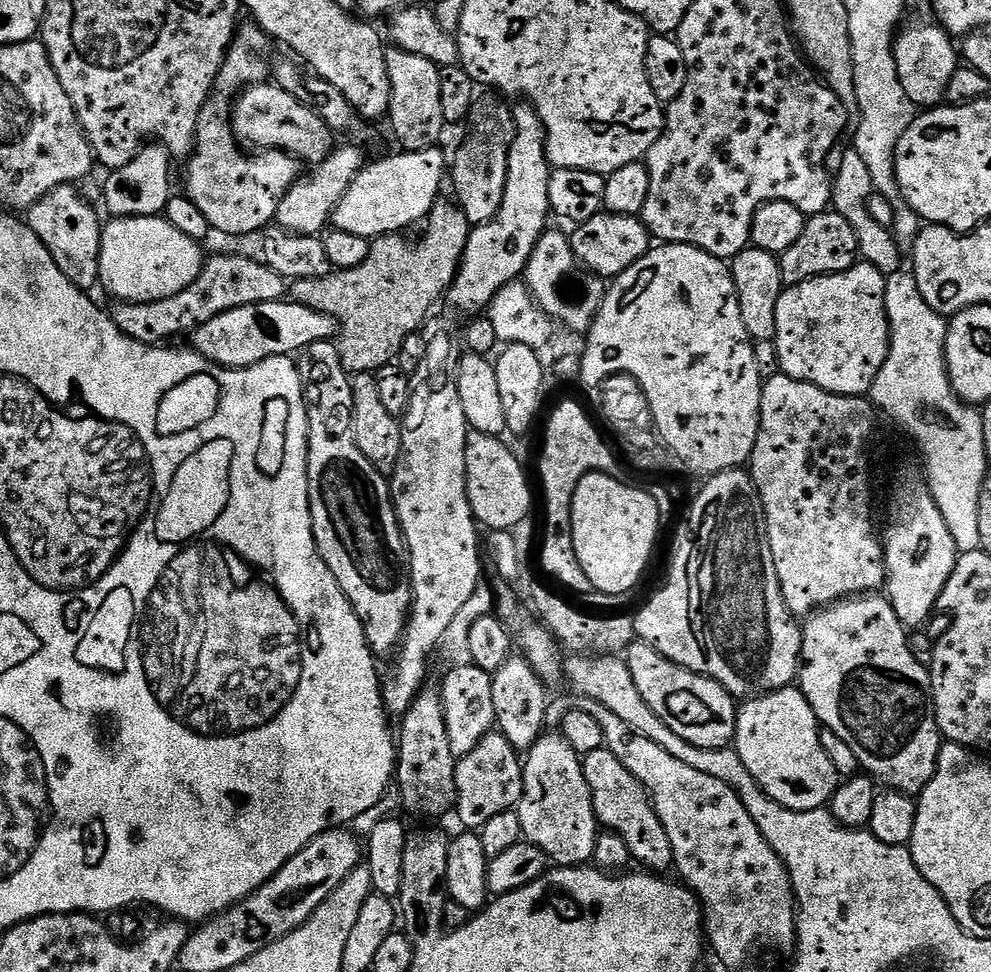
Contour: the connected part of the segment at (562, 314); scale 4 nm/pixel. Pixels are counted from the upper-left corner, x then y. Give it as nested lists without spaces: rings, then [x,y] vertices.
[[[545,231],[536,249],[528,259],[526,283],[540,308],[551,316],[557,325],[569,332],[587,334],[604,301],[606,280],[591,268],[585,268],[574,254],[571,239],[560,232]]]

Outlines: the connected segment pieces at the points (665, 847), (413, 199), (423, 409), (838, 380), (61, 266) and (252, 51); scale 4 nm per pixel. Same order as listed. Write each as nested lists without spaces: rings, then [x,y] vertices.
[[[605,747],[594,750],[590,755],[583,757],[582,763],[584,773],[586,774],[586,782],[590,786],[592,805],[596,811],[597,821],[607,831],[616,832],[623,838],[630,850],[633,861],[637,865],[643,866],[645,869],[651,870],[656,874],[667,873],[667,868],[669,871],[673,867],[670,838],[666,838],[666,830],[662,826],[655,808],[652,806],[652,797],[640,785],[638,778],[634,774],[630,774],[630,770],[626,770],[626,766],[622,766],[622,762],[618,762],[618,758],[614,758],[614,754],[610,754]]]
[[[439,147],[421,152],[397,151],[397,156],[365,163],[352,185],[342,194],[336,209],[332,211],[332,228],[346,234],[358,234],[358,238],[373,241],[378,236],[403,233],[404,228],[425,219],[433,206],[441,199],[440,187],[446,184],[446,156]]]
[[[431,324],[427,325],[428,332],[426,328],[424,361],[414,373],[410,402],[400,425],[404,452],[390,477],[392,504],[396,508],[404,545],[408,548],[408,573],[412,576],[412,607],[408,613],[408,624],[404,627],[404,639],[394,656],[396,676],[390,677],[389,680],[387,677],[382,684],[384,711],[392,718],[402,717],[406,710],[410,710],[414,698],[426,682],[428,658],[433,657],[439,639],[453,621],[454,614],[469,601],[470,594],[474,593],[482,581],[482,534],[480,538],[481,529],[476,523],[476,515],[472,512],[466,490],[466,446],[470,429],[466,414],[462,414],[462,398],[458,398],[456,377],[460,369],[462,349],[446,329]]]
[[[858,262],[850,270],[833,276],[818,276],[801,284],[785,287],[778,298],[776,315],[776,356],[780,359],[779,371],[795,380],[805,380],[827,392],[839,396],[867,397],[872,391],[874,378],[886,362],[890,330],[884,305],[886,276],[867,262]]]
[[[63,184],[50,190],[33,208],[27,209],[26,223],[34,234],[38,234],[58,270],[62,270],[62,274],[66,274],[74,286],[92,290],[92,287],[100,284],[100,251],[104,229],[99,214],[87,203],[89,201],[79,187]]]
[[[255,22],[247,23],[237,27],[234,43],[216,77],[216,93],[209,96],[202,114],[198,114],[196,146],[186,161],[188,173],[184,176],[183,191],[206,214],[209,225],[228,236],[248,236],[269,227],[282,198],[302,176],[297,157],[279,150],[256,150],[247,156],[232,133],[230,97],[270,76],[270,64],[263,60],[269,37]]]

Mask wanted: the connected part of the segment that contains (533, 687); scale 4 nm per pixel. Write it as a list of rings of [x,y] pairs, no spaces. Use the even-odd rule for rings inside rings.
[[[523,654],[509,655],[501,668],[492,673],[492,689],[496,728],[516,752],[528,753],[546,732],[544,719],[550,703],[549,689],[540,681],[538,674],[534,674],[534,666],[530,666]]]

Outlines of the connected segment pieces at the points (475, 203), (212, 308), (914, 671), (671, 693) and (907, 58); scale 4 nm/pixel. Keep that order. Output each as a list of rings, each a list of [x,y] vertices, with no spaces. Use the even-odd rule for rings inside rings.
[[[488,90],[477,95],[472,101],[472,109],[466,121],[468,137],[464,145],[456,152],[456,157],[450,160],[450,188],[456,191],[455,203],[466,214],[469,225],[485,224],[498,214],[502,206],[502,194],[506,194],[506,170],[510,170],[510,146],[514,146],[514,118],[512,117],[512,104],[503,95]]]
[[[211,256],[204,261],[198,278],[189,288],[174,294],[165,300],[138,302],[122,300],[113,303],[110,315],[114,326],[126,334],[126,338],[134,338],[134,342],[163,345],[171,336],[191,334],[201,328],[210,318],[218,318],[218,314],[229,312],[242,306],[261,304],[283,300],[286,296],[286,281],[277,274],[269,264],[259,259],[251,260],[248,256]]]
[[[861,594],[813,611],[803,621],[798,687],[810,702],[817,721],[838,734],[858,758],[861,769],[889,789],[919,794],[936,777],[942,737],[936,725],[929,669],[910,654],[908,632],[884,594]]]
[[[634,642],[628,647],[626,659],[638,694],[646,698],[646,706],[650,706],[678,738],[686,738],[686,742],[699,748],[726,748],[733,743],[738,704],[721,684],[670,662],[643,642]]]
[[[939,23],[912,24],[895,37],[892,53],[898,66],[898,82],[902,82],[906,95],[917,109],[939,108],[947,101],[950,78],[961,67],[962,56],[952,43],[953,37]]]

